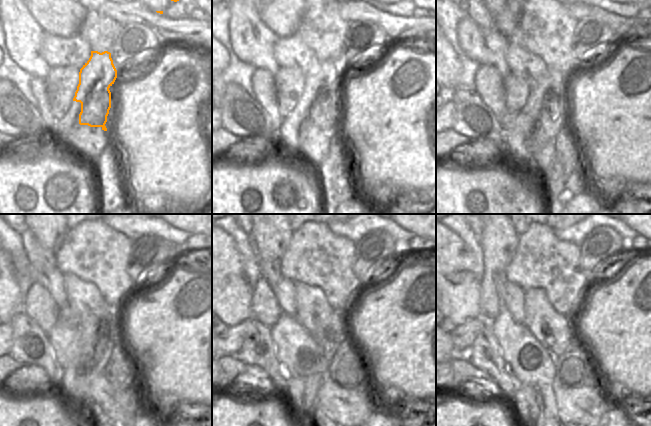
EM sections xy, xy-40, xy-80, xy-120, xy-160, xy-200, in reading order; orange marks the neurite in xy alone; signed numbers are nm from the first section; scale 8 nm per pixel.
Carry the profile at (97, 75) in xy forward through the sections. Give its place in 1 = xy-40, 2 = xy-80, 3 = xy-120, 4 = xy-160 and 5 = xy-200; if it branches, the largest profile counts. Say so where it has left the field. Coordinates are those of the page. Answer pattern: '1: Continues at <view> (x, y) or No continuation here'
1: Continues at xy-40 (320, 94)
2: Continues at xy-80 (546, 99)
3: Continues at xy-120 (77, 384)
4: Continues at xy-160 (301, 392)
5: Continues at xy-200 (524, 401).

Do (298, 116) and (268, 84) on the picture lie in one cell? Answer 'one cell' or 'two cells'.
two cells

